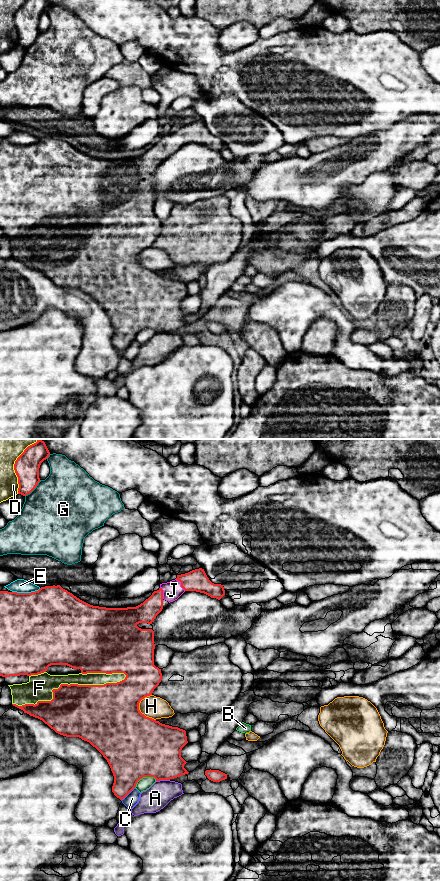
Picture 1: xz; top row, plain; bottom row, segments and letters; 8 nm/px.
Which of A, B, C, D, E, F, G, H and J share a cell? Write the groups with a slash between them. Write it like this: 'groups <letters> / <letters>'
groups A / B / C / D / E / F J / G / H

